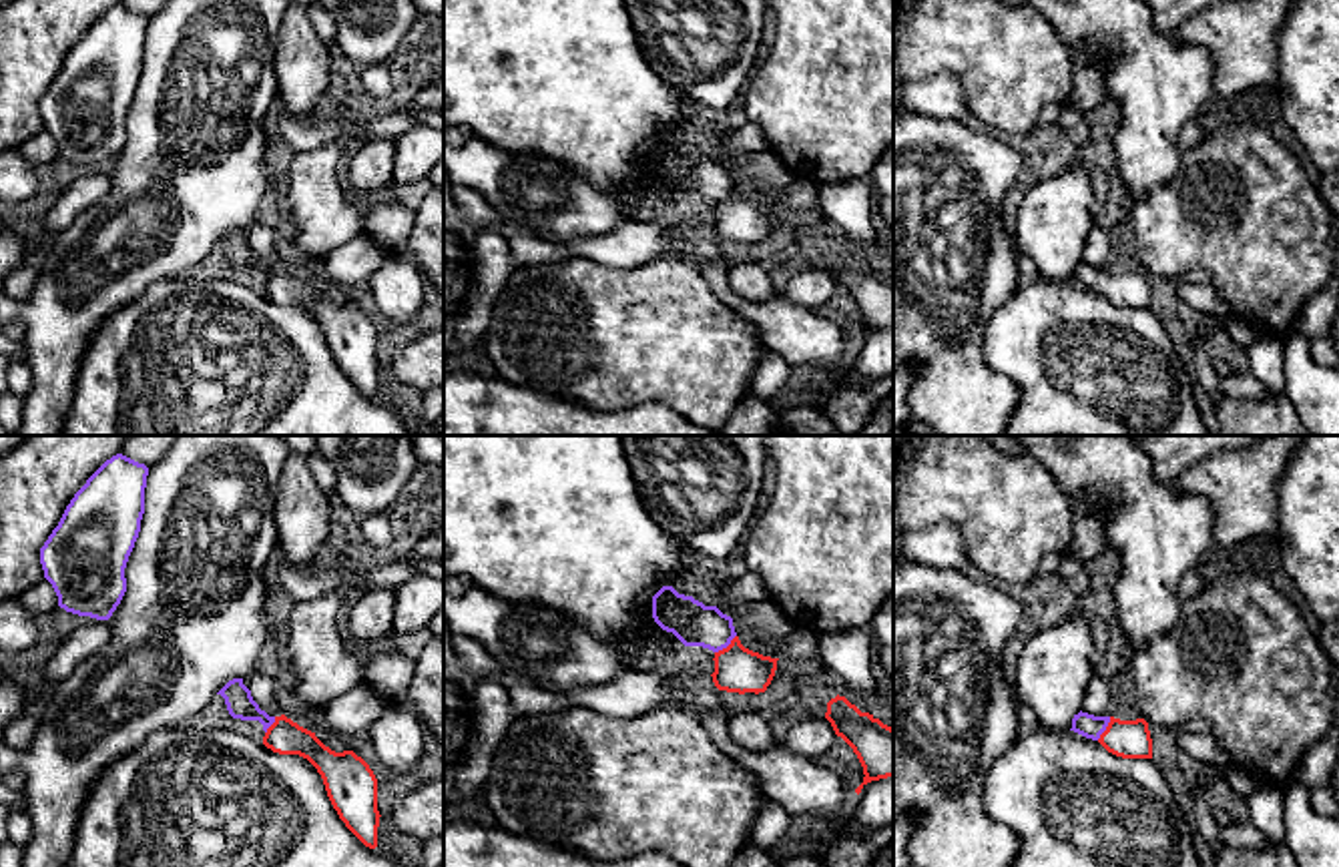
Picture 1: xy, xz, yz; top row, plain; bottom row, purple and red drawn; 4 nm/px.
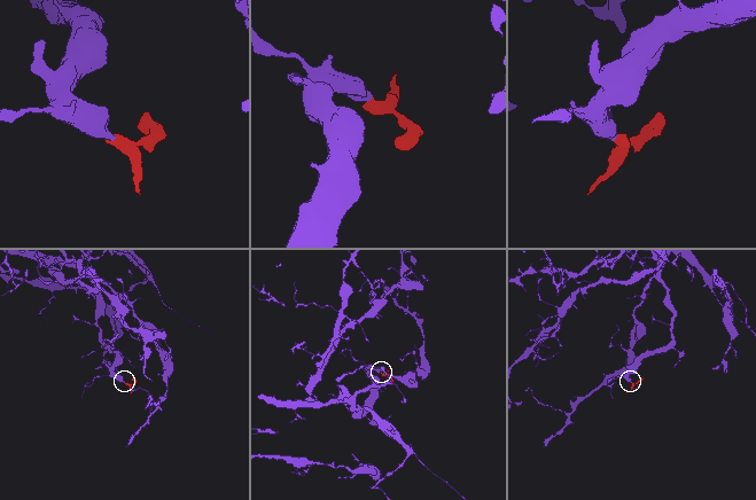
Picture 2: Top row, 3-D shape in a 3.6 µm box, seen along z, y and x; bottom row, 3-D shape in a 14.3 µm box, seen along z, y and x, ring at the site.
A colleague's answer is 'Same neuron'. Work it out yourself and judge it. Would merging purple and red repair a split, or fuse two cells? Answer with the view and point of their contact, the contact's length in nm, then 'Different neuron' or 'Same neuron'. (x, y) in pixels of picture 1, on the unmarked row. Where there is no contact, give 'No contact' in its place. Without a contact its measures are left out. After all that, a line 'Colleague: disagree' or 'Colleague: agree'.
Touches purple at xz (725, 197). Shared border 120 nm. Same neuron
Colleague: agree

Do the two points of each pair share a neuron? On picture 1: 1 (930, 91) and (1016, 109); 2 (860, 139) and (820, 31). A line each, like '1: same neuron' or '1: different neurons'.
1: different neurons
2: same neuron

